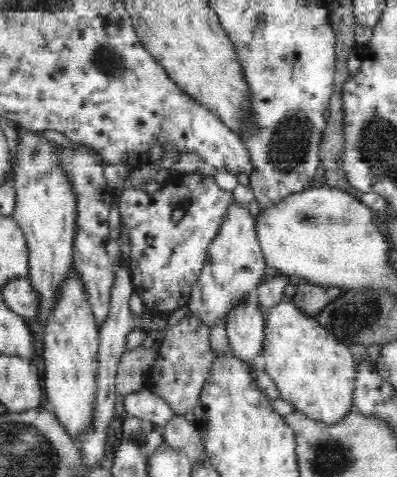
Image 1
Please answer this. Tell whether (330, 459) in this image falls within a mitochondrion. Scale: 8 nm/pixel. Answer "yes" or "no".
yes

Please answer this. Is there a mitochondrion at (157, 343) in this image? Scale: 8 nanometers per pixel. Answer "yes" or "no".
no

